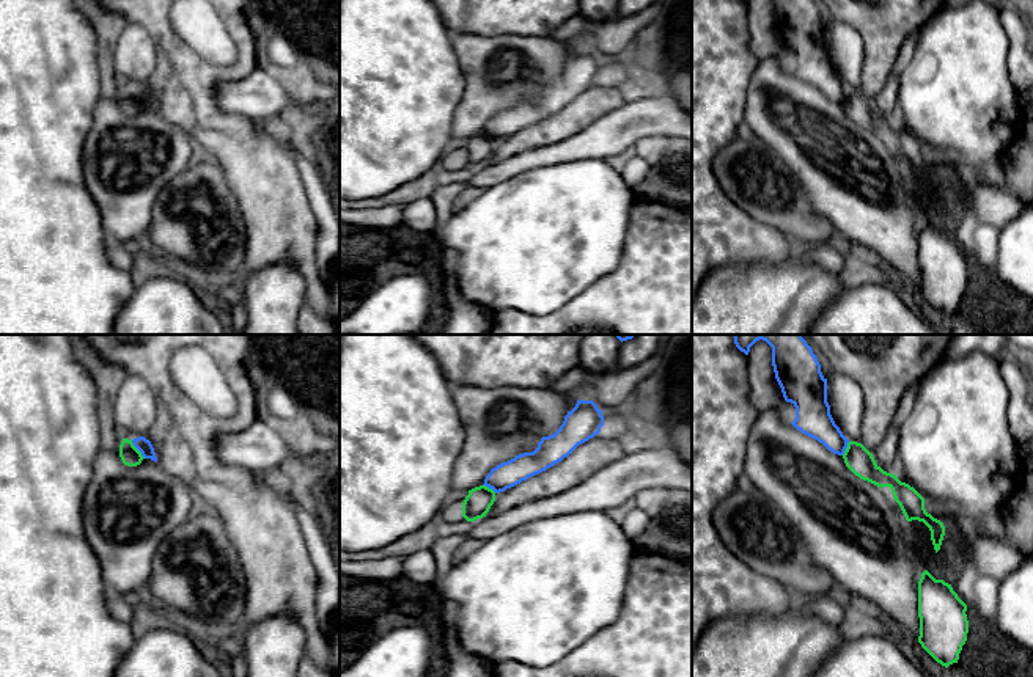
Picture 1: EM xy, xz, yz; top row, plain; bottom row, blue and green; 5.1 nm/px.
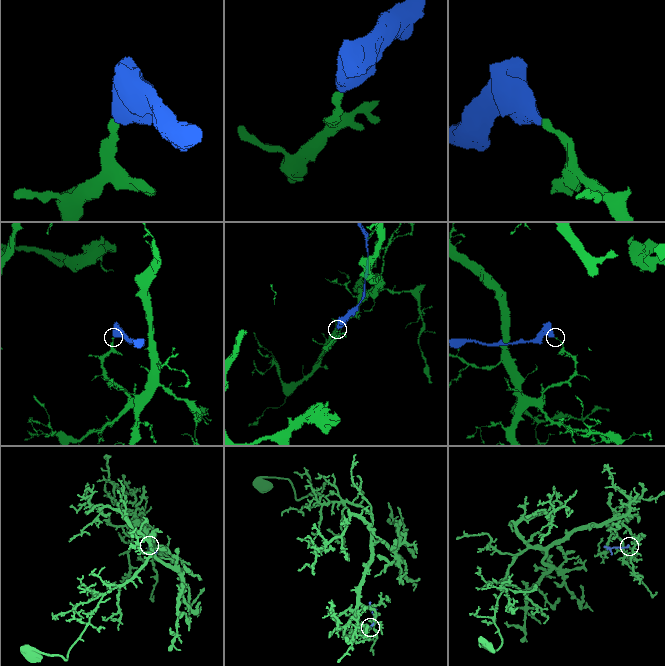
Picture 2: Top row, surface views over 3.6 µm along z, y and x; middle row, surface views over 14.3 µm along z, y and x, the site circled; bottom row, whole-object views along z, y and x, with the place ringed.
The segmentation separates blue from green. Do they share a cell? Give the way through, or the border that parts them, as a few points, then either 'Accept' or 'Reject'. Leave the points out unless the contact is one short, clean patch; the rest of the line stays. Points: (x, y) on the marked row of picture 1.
Boundary: xy (131, 440), (145, 457). Reject

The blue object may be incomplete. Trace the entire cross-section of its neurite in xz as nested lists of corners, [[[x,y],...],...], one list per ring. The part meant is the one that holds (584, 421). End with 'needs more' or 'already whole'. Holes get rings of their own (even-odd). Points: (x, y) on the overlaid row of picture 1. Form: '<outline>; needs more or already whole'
[[[580,399],[553,435],[542,437],[533,452],[519,454],[492,468],[483,485],[495,493],[505,492],[561,462],[579,445],[597,435],[602,426],[602,410],[593,401]]]; already whole

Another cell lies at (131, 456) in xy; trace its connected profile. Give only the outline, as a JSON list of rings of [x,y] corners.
[[[123,438],[119,445],[119,457],[127,467],[137,467],[145,459],[142,452],[134,446],[132,440],[127,438]]]

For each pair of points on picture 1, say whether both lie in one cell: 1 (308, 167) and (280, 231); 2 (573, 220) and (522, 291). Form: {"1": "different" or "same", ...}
{"1": "different", "2": "same"}

